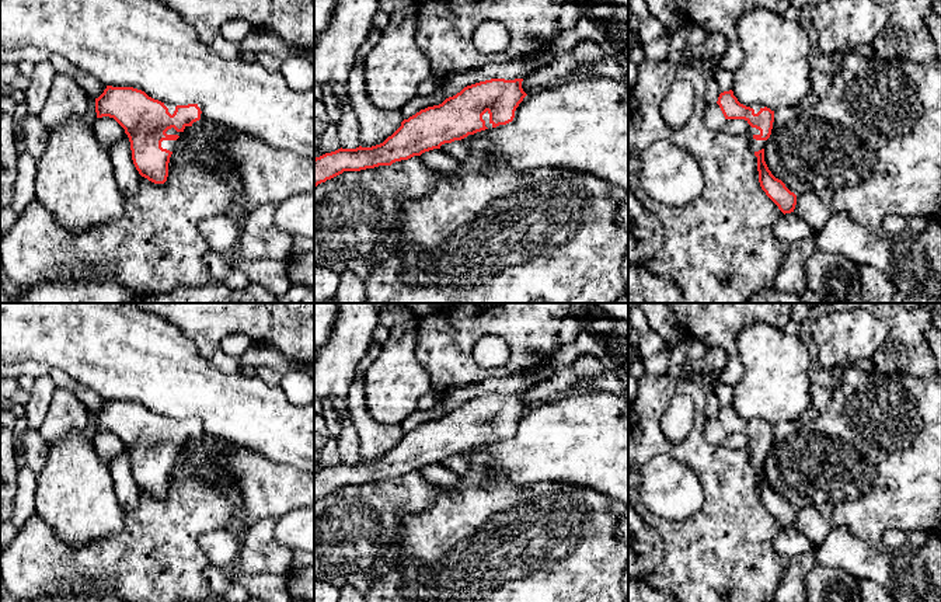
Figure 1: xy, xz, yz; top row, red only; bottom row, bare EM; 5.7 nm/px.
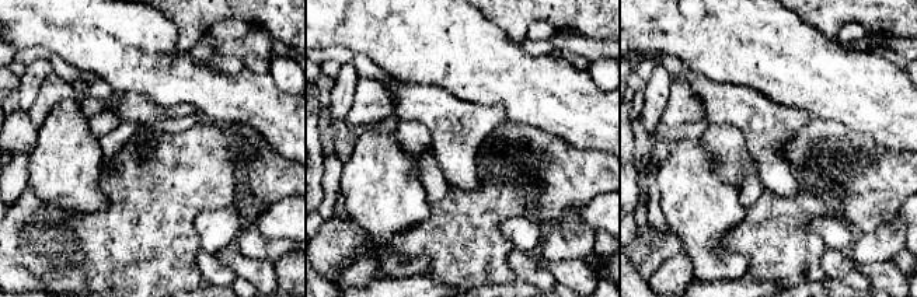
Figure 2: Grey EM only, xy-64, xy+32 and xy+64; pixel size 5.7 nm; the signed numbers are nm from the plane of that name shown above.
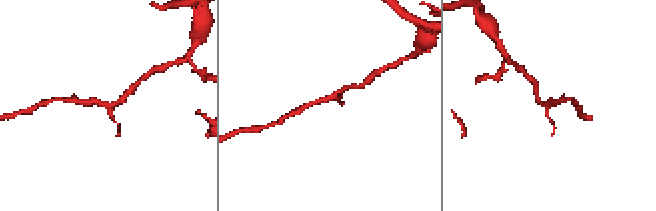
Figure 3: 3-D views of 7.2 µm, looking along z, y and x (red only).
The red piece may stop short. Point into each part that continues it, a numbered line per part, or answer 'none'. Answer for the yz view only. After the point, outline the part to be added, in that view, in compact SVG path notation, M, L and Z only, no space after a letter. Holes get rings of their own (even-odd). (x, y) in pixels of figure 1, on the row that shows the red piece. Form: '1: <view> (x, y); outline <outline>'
1: yz (756, 145); outline M749 125L747 133L749 133L749 143L750 143L750 147L752 147L753 152L759 152L759 150L764 149L766 140L756 140L756 139L753 138L754 135L760 135L760 131L759 131L759 129L752 128L752 126Z

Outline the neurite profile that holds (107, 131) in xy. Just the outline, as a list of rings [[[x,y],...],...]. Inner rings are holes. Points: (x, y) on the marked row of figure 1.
[[[109,116],[95,118],[93,122],[93,133],[104,149],[109,150],[116,142],[119,142],[126,133],[125,129]]]

